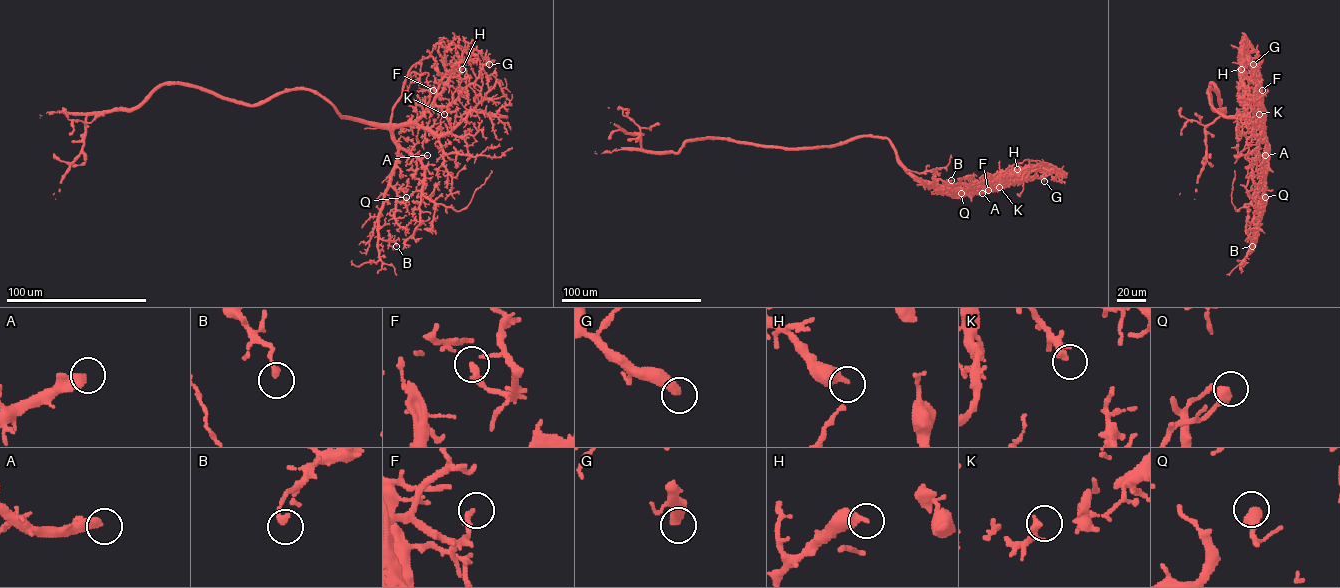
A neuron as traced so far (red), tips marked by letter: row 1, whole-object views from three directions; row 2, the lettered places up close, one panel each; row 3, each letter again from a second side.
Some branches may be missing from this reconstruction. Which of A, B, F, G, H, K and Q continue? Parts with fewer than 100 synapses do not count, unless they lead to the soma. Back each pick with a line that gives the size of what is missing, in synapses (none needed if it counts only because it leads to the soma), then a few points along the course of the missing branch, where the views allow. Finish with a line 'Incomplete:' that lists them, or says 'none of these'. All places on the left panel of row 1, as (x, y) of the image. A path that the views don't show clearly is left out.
A: about 190 synapses
Incomplete: A

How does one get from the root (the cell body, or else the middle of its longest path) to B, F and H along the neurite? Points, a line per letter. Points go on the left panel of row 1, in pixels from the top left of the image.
B: (278, 93), (316, 91), (342, 116), (390, 131), (397, 153), (379, 219), (378, 235), (396, 246)
F: (278, 93), (314, 90), (342, 116), (378, 124), (403, 124), (415, 121), (428, 108), (436, 94), (433, 90)
H: (278, 93), (314, 90), (342, 116), (378, 124), (403, 124), (415, 121), (428, 108), (456, 64), (462, 69)

